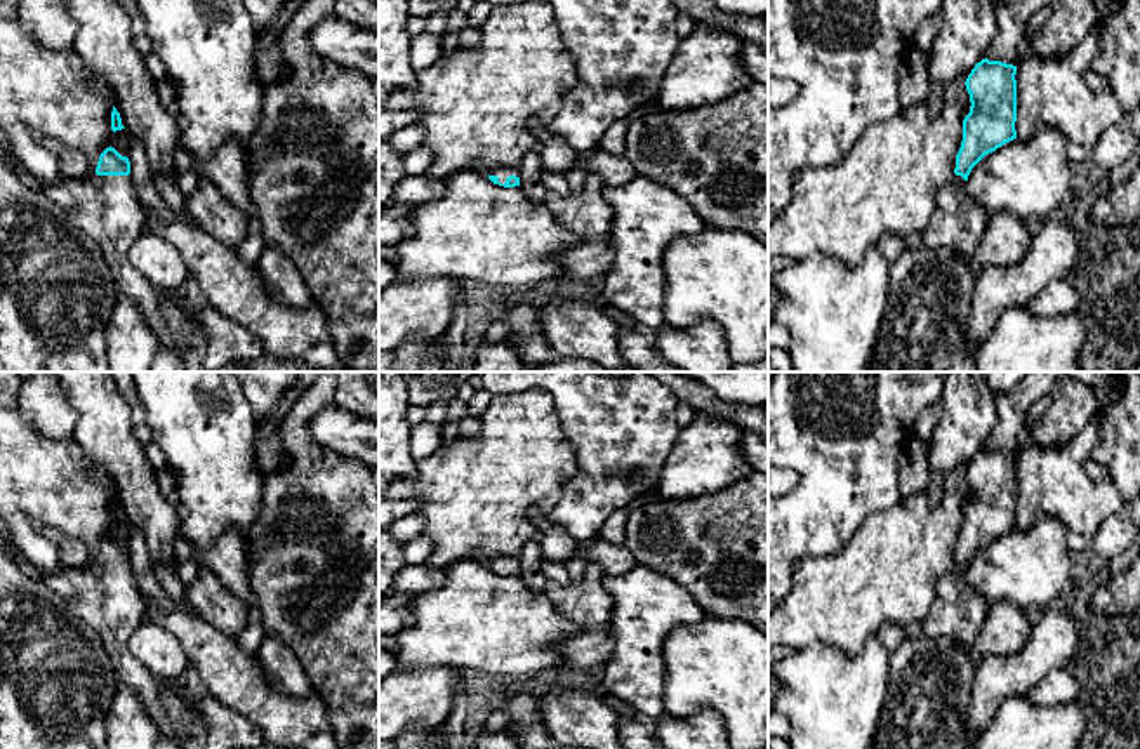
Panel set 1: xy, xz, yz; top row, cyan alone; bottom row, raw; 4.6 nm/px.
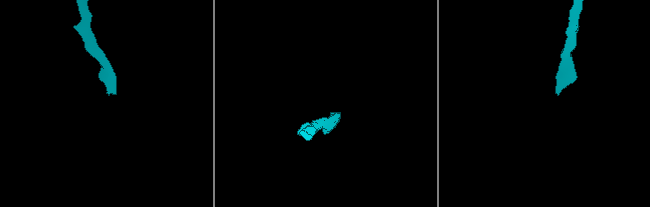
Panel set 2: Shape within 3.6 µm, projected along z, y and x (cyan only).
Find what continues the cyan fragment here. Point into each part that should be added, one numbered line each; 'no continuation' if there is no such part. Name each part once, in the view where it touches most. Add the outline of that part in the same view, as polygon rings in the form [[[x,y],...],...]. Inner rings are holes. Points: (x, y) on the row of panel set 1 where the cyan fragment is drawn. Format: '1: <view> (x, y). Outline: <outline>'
1: xz (503, 172). Outline: [[[471,163],[467,169],[474,170],[474,172],[480,172],[480,174],[485,174],[487,177],[488,176],[497,176],[500,184],[504,184],[509,176],[520,177],[518,169],[513,169],[513,167],[488,169],[488,167],[481,165],[481,163]]]

